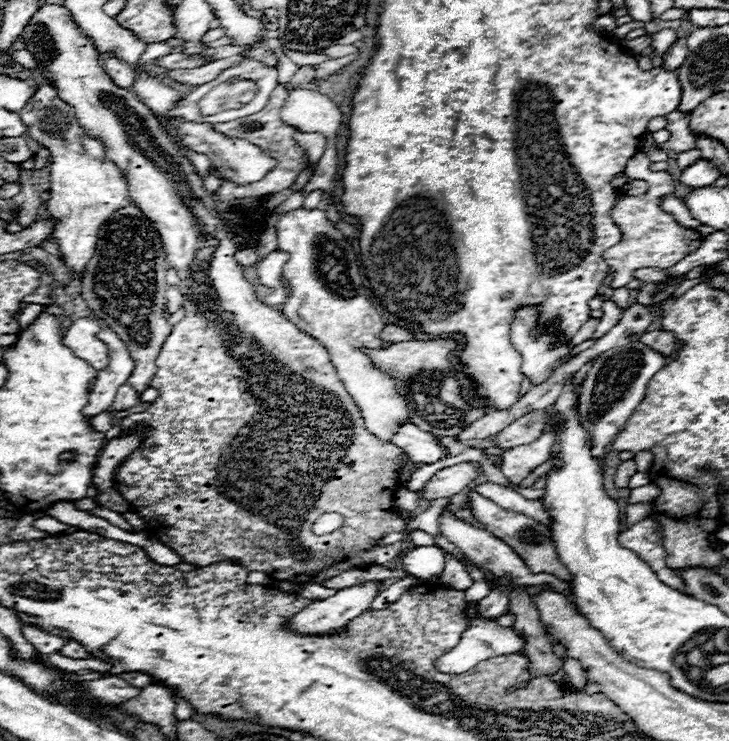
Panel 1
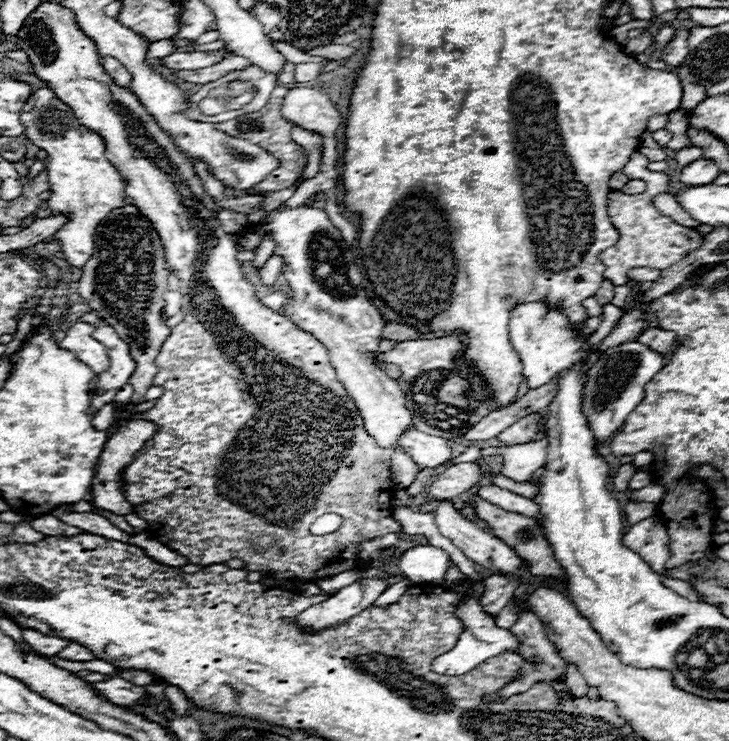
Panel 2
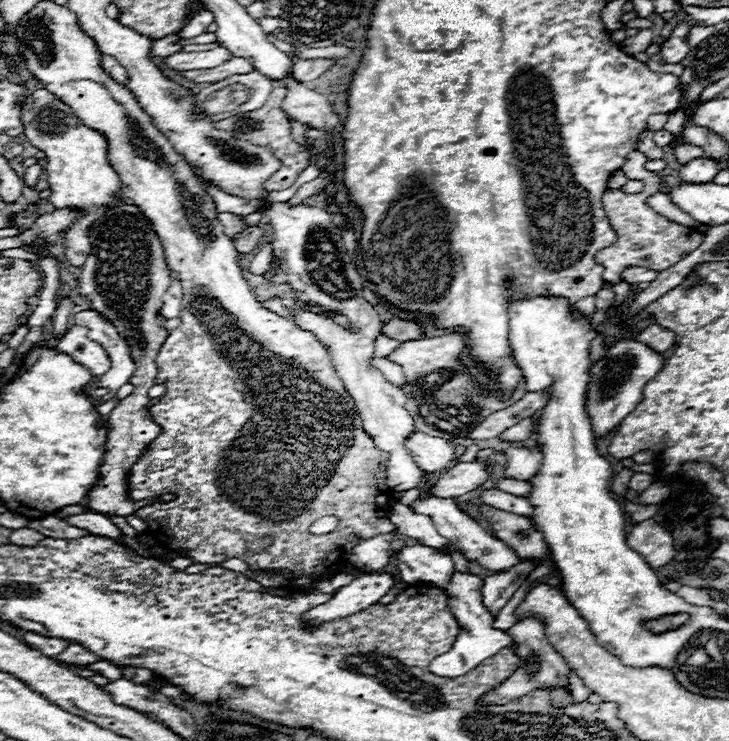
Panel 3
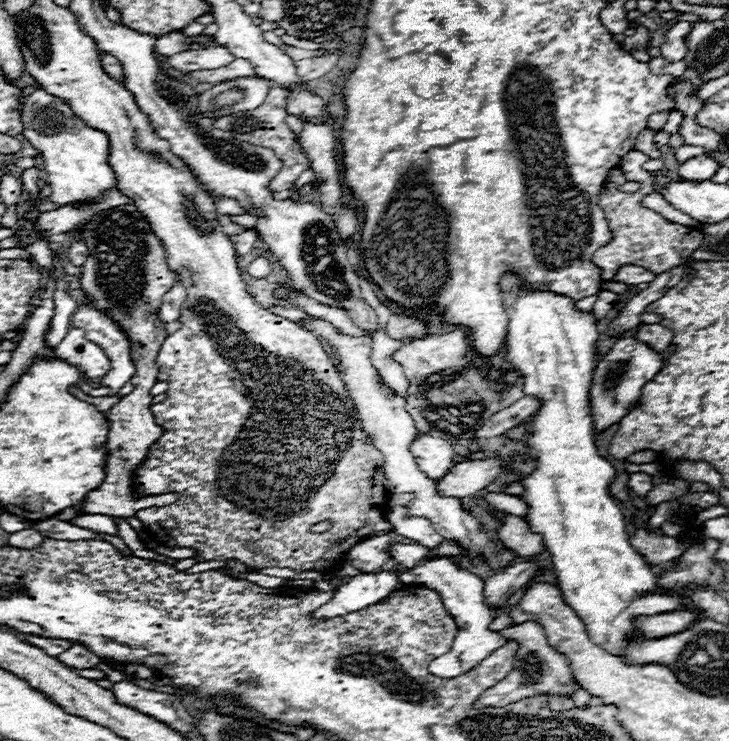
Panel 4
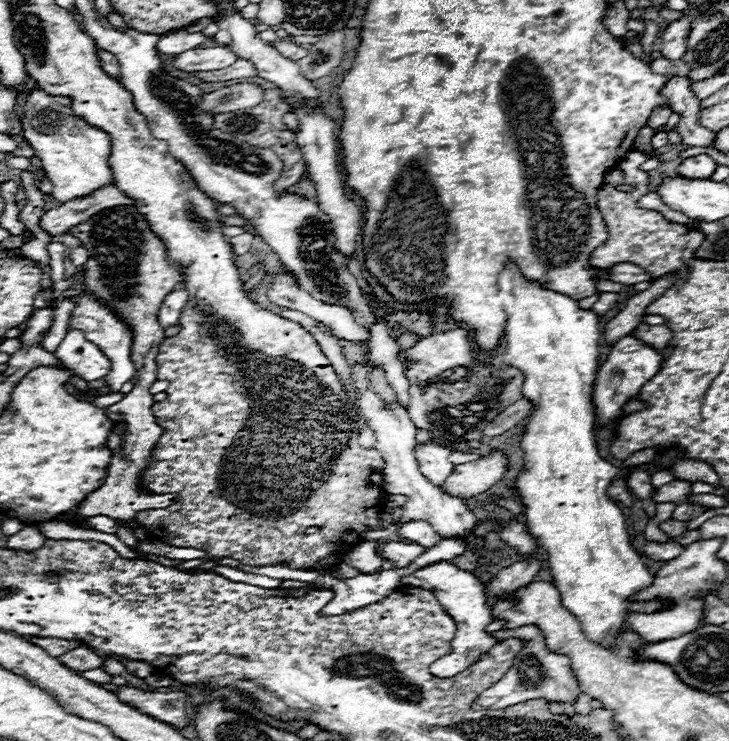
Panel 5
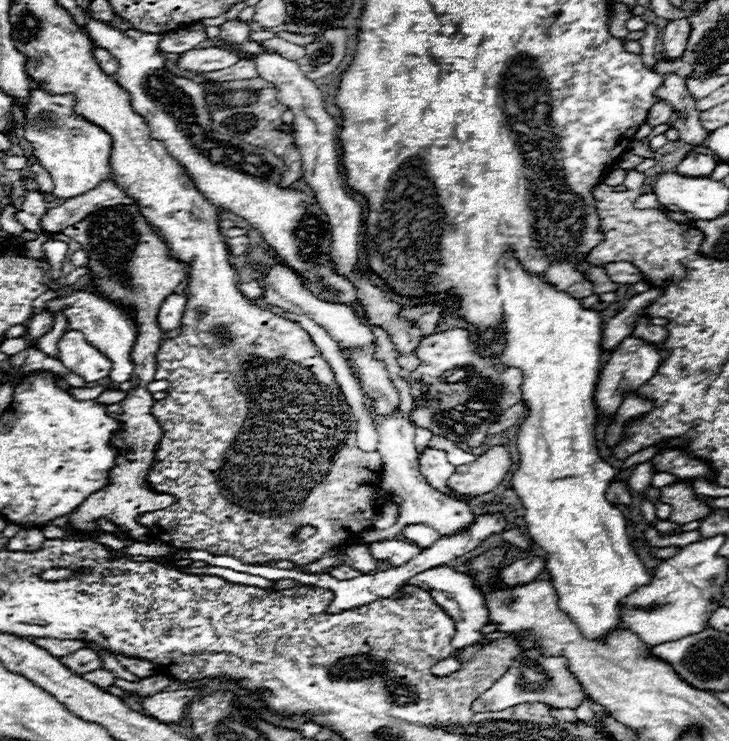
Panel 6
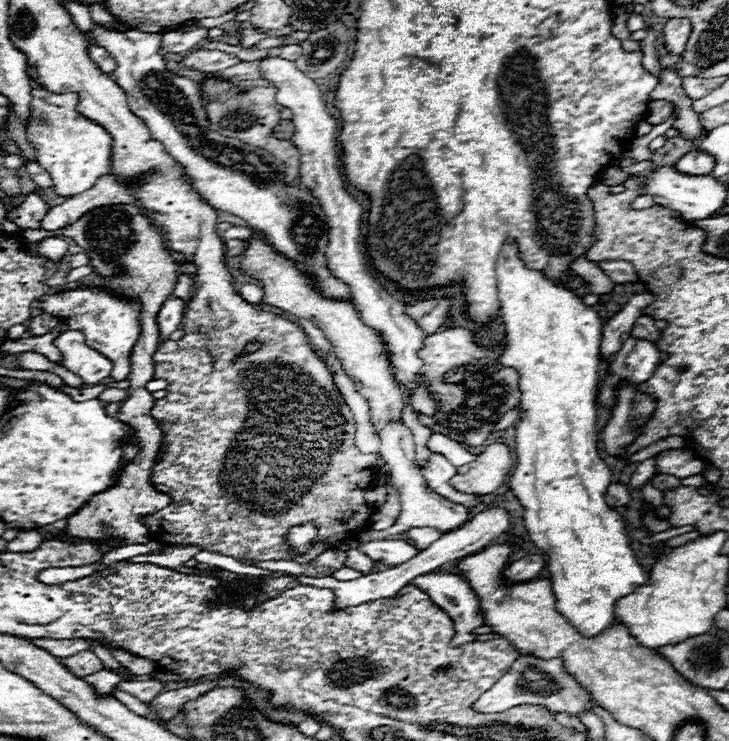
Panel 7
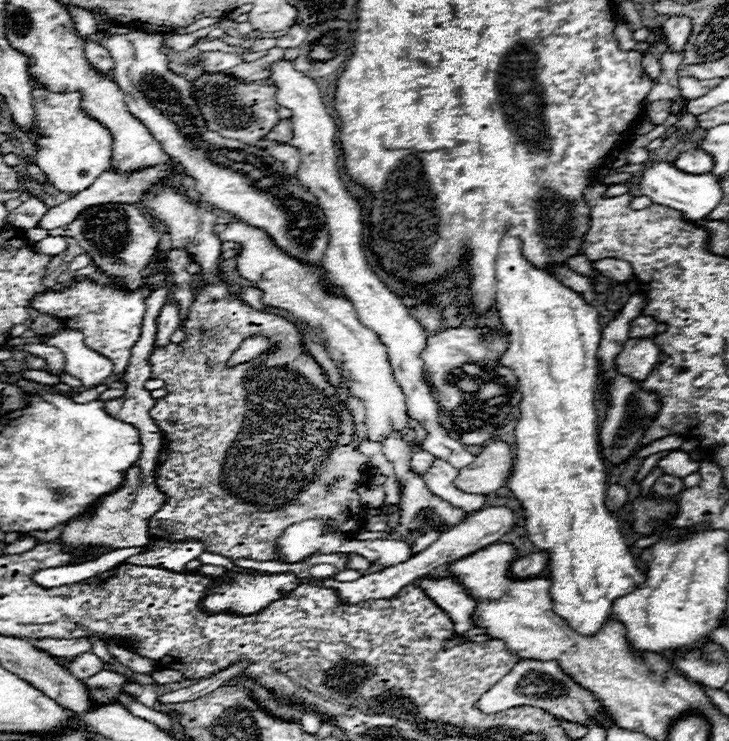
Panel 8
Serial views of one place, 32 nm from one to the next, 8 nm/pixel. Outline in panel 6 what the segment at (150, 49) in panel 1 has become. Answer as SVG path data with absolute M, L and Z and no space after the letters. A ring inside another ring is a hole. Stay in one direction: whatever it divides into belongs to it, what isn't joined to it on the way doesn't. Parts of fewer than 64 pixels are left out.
M176 30L176 32L168 32L162 36L160 40L160 50L166 54L180 54L186 50L192 50L196 46L200 46L206 38L204 30L196 30L196 32L188 32L188 30Z

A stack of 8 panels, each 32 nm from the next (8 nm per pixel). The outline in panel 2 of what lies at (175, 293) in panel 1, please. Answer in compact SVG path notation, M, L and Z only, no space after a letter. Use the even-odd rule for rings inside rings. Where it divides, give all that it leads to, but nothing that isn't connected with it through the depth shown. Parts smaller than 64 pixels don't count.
M166 290L164 294L164 300L166 300L166 306L164 306L164 314L166 316L174 316L178 310L180 310L180 302L182 302L182 294L180 290Z

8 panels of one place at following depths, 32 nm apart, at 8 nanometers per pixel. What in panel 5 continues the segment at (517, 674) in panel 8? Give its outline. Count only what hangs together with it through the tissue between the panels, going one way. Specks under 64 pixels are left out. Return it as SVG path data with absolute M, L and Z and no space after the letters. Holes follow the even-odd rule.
M522 626L522 628L514 628L514 630L499 630L491 633L492 636L503 640L508 638L516 638L522 642L522 650L516 656L514 666L508 670L508 674L496 682L492 688L484 690L480 694L480 698L476 698L476 702L472 704L472 708L480 710L480 708L506 708L524 700L532 700L532 698L546 698L546 700L560 700L560 702L574 702L580 686L570 670L570 660L562 654L554 654L550 656L544 636L540 632L538 626Z

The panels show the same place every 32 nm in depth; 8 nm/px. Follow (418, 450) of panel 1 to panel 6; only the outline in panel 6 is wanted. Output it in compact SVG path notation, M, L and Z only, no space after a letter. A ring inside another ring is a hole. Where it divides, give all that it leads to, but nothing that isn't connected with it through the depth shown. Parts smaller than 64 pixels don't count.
M426 448L422 454L418 454L418 462L420 462L420 472L424 474L424 478L440 492L450 494L450 490L446 488L446 480L448 476L452 476L454 466L448 462L446 452L436 448Z

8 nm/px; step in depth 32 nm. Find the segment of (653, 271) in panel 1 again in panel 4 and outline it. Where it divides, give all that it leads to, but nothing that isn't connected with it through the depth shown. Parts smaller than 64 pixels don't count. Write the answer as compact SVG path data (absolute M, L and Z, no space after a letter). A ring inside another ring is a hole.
M632 264L620 268L616 274L616 280L624 284L642 284L642 282L652 282L654 278L656 278L654 272L640 268L640 266L632 266Z

